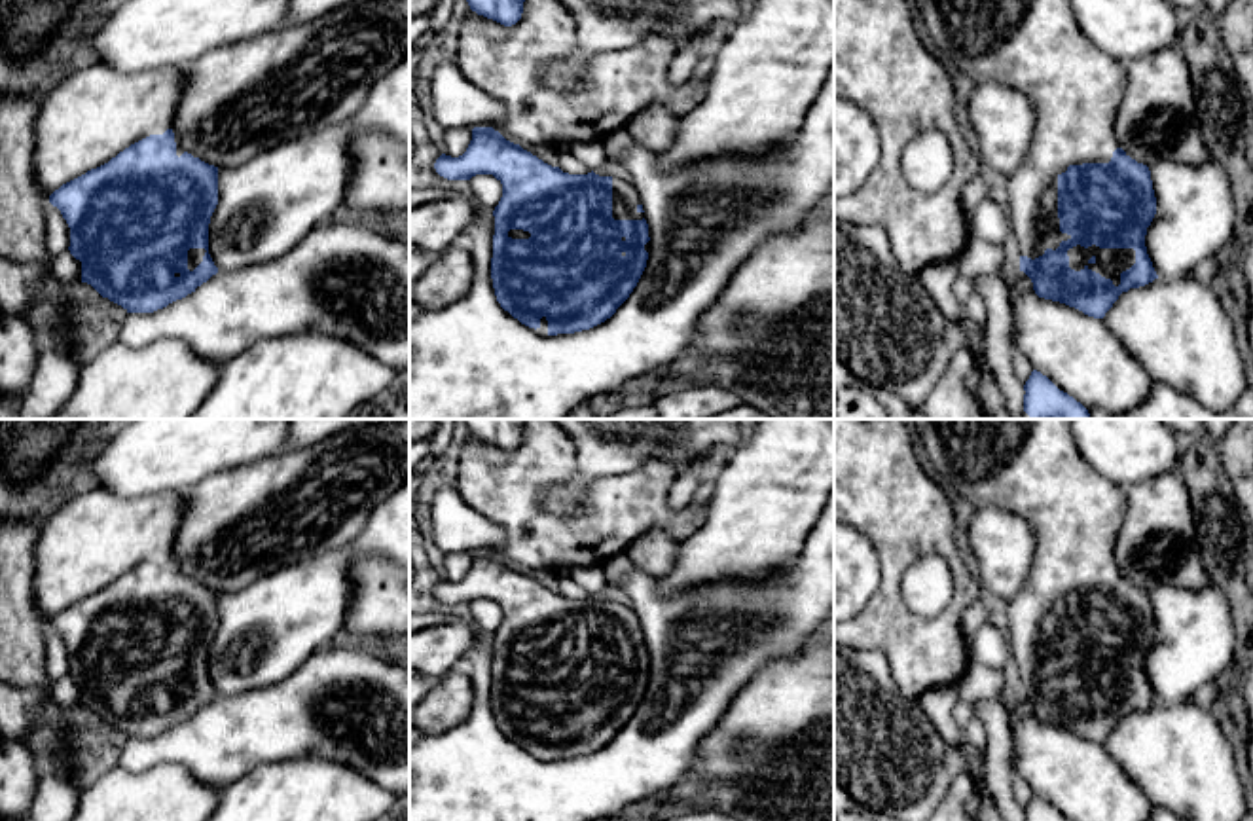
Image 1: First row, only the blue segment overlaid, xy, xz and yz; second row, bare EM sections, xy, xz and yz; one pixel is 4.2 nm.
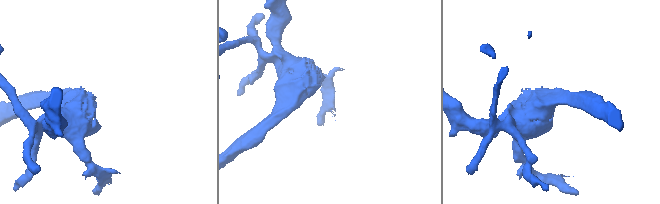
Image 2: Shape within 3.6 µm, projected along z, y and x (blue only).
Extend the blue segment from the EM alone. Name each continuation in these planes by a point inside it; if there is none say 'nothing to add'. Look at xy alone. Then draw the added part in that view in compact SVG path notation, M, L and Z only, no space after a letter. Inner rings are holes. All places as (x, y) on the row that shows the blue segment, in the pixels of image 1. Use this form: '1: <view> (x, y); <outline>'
1: xy (91, 116); M95 63L44 97L34 123L38 188L51 195L131 144L173 129L180 68L116 72Z

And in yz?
1: yz (1109, 262); M1080 245L1067 250L1069 267L1080 271L1084 267L1120 284L1120 273L1135 264L1134 248L1099 248L1096 245L1084 248Z

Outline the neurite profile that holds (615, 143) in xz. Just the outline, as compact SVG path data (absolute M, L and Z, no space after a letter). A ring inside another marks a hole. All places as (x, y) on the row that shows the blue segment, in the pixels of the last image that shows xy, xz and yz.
M616 129L610 131L605 138L603 138L603 148L607 154L607 161L618 161L620 154L624 152L624 148L631 142L631 137L627 133L627 129Z

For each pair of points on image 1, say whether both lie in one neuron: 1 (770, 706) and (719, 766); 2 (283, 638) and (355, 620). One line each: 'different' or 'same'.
1: same
2: different

